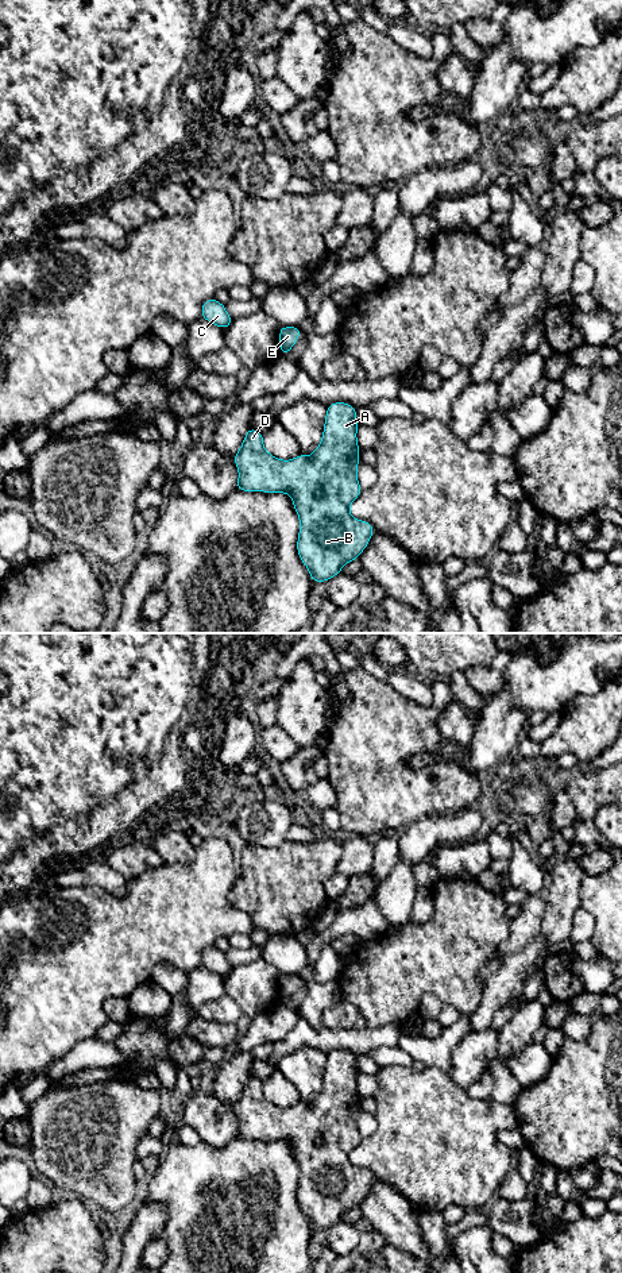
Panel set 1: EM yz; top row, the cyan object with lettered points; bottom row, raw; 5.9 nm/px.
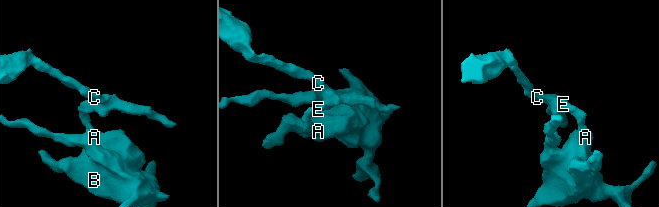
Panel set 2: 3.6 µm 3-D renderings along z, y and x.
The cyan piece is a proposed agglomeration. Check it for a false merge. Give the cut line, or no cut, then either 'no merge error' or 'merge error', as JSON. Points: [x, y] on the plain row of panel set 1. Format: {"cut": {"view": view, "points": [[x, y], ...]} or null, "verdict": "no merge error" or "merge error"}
{"cut": {"view": "yz", "points": [[281, 995], [282, 1000]]}, "verdict": "merge error"}

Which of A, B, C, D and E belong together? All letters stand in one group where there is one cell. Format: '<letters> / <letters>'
A B D E / C

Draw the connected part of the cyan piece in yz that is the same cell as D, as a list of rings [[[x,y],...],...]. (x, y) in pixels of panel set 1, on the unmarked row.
[[[347,1050],[327,1054],[322,1087],[310,1104],[300,1102],[281,1108],[263,1095],[263,1081],[248,1076],[233,1108],[239,1118],[236,1137],[242,1139],[285,1141],[291,1145],[300,1166],[297,1200],[308,1215],[312,1230],[328,1230],[345,1211],[358,1208],[370,1191],[374,1174],[349,1162],[349,1153],[362,1142],[356,1119],[359,1102],[356,1056]]]

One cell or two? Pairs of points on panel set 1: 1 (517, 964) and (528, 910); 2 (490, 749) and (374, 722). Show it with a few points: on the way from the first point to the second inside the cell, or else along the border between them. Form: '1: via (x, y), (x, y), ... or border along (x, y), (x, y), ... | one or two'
1: border along (540, 925), (539, 933), (497, 971) | two
2: border along (441, 736), (433, 751), (422, 751), (414, 755) | two

